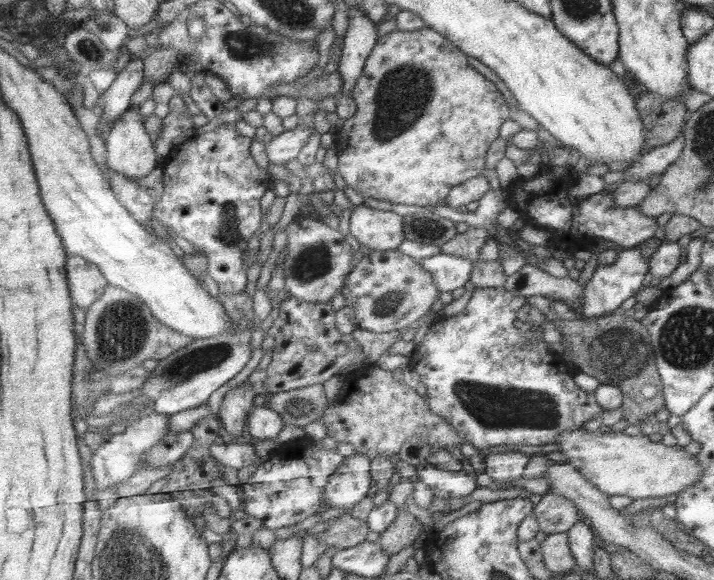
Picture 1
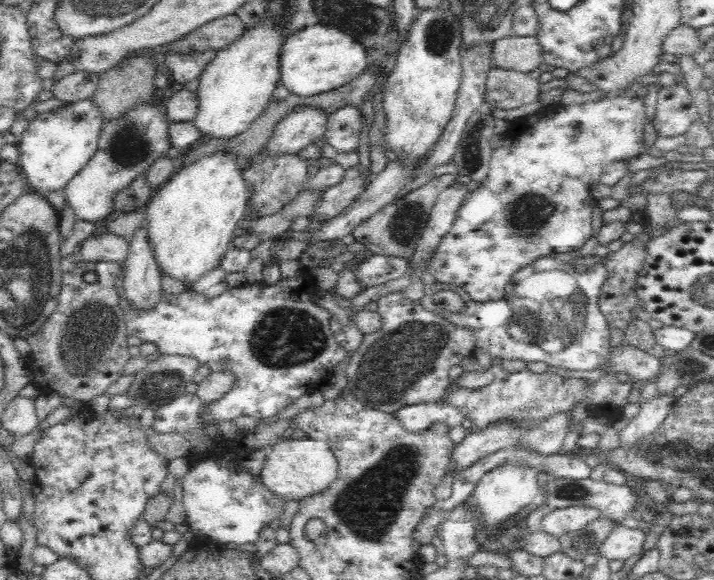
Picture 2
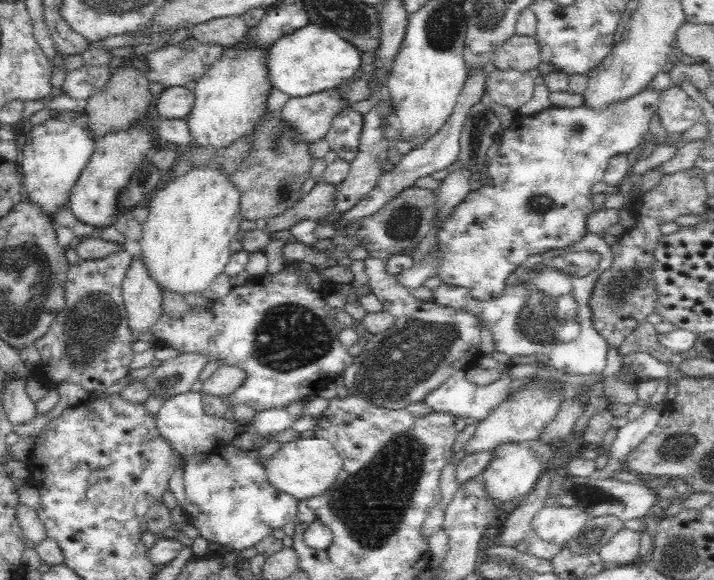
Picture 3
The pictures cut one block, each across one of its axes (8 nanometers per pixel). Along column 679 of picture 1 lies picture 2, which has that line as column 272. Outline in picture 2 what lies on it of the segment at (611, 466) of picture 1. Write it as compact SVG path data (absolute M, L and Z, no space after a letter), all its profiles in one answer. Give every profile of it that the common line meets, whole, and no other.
M304 438L286 439L269 448L260 479L270 491L282 495L286 500L302 500L320 494L338 478L338 459L324 441Z

